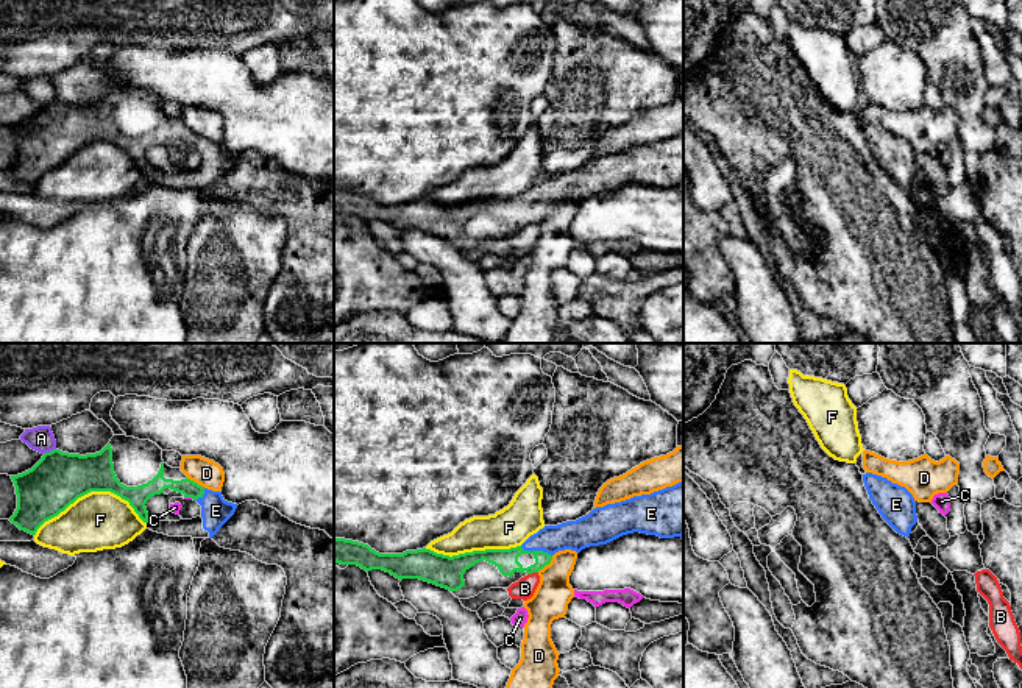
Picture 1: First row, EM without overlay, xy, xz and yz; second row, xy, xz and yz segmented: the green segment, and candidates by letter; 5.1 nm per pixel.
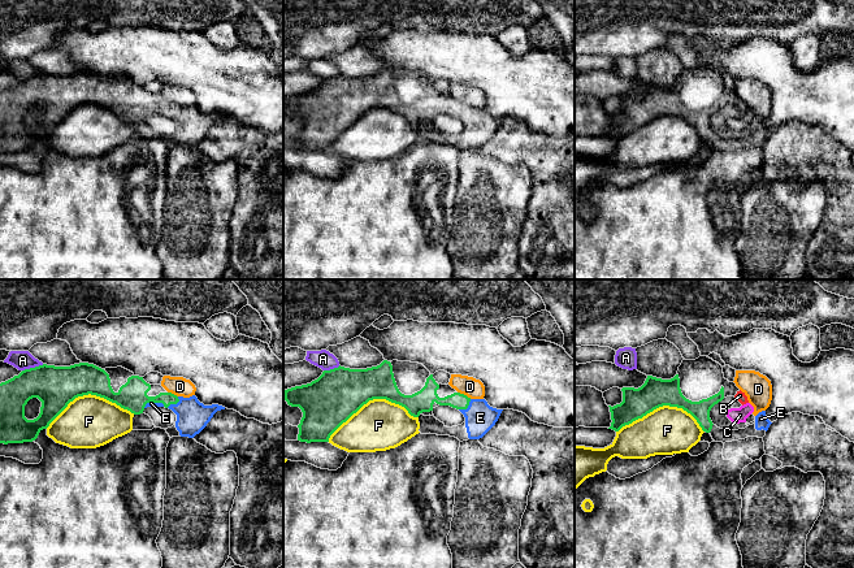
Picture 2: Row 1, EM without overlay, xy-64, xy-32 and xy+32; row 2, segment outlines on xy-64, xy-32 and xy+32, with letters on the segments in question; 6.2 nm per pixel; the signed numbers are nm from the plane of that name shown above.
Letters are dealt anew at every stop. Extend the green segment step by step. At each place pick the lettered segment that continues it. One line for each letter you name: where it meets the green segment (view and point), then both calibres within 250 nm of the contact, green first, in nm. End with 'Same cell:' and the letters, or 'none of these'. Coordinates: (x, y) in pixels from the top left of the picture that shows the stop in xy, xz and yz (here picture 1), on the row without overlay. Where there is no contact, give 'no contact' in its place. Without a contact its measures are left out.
E: contact xz (535, 202); calibres 120 and 160 nm
Same cell: E

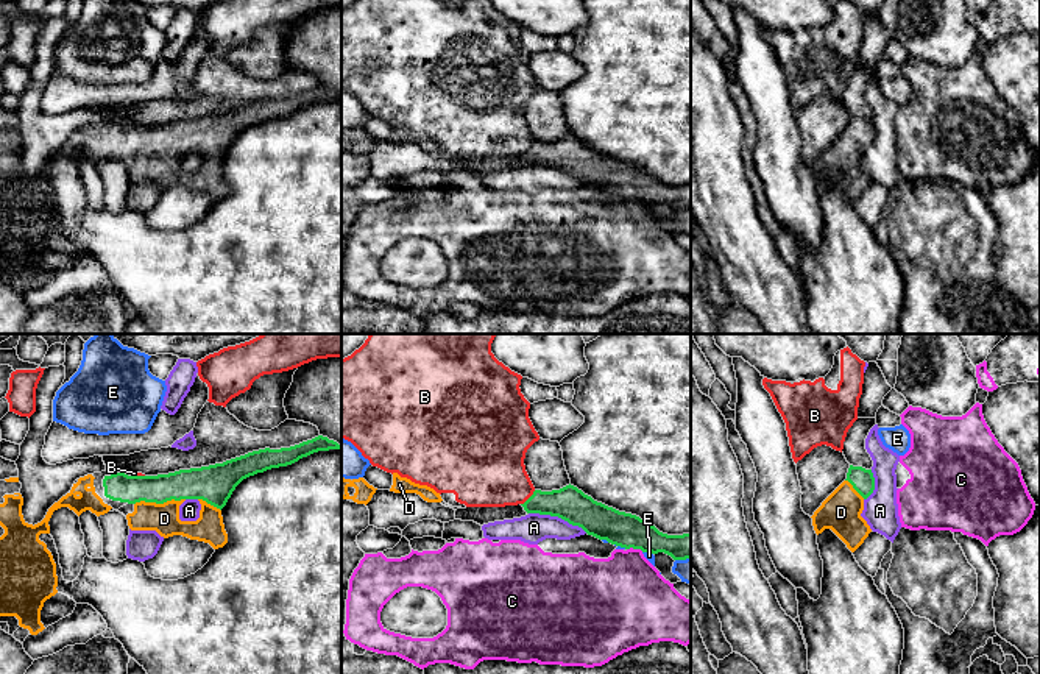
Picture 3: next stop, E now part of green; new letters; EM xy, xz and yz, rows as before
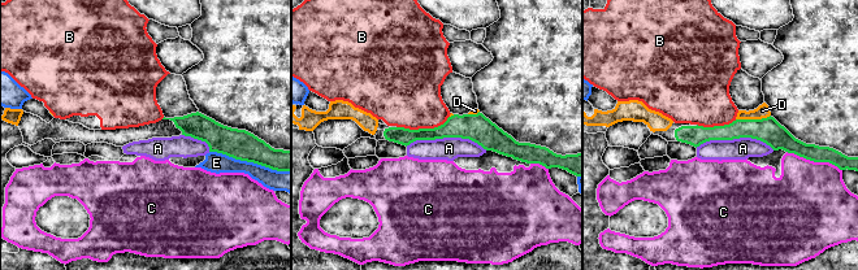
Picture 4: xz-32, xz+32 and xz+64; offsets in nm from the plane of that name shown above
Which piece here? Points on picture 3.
D: contact xy (159, 153); calibres 160 and 160 nm
Same cell: D

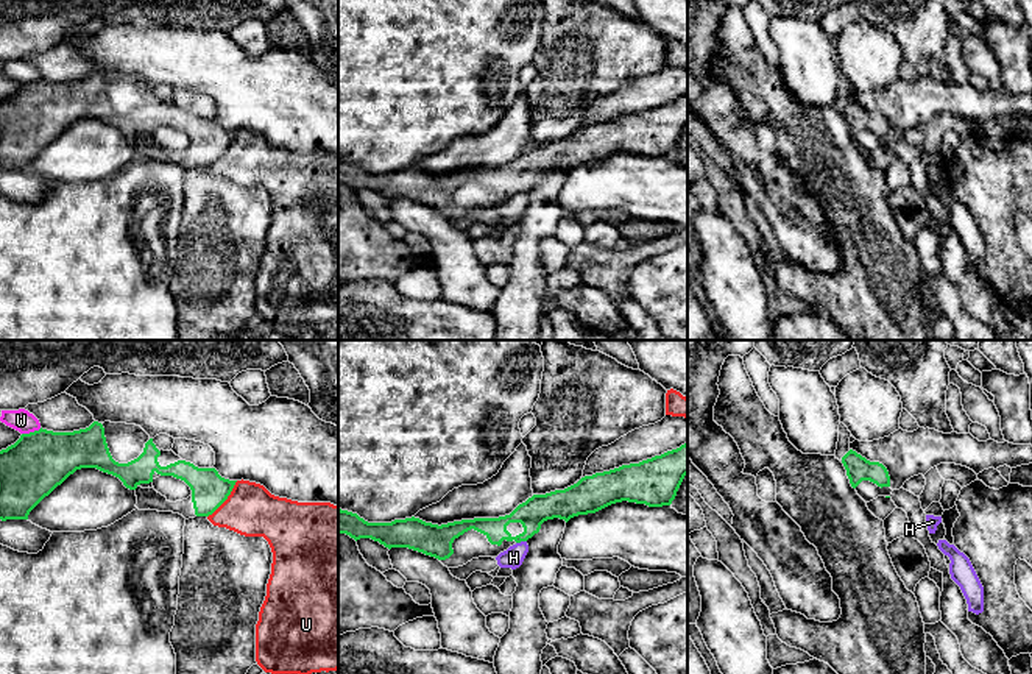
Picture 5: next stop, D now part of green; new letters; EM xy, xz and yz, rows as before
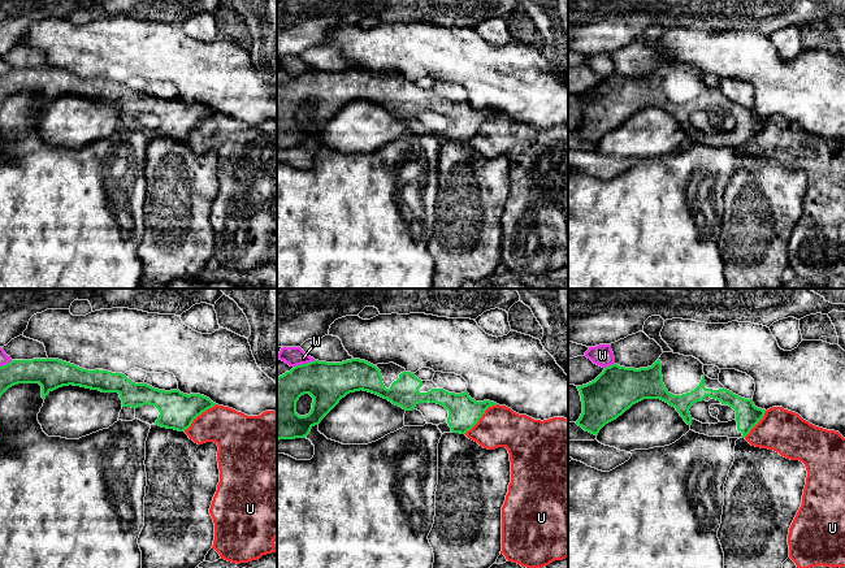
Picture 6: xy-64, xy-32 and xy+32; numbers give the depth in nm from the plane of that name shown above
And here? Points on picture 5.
Same cell: none of these

